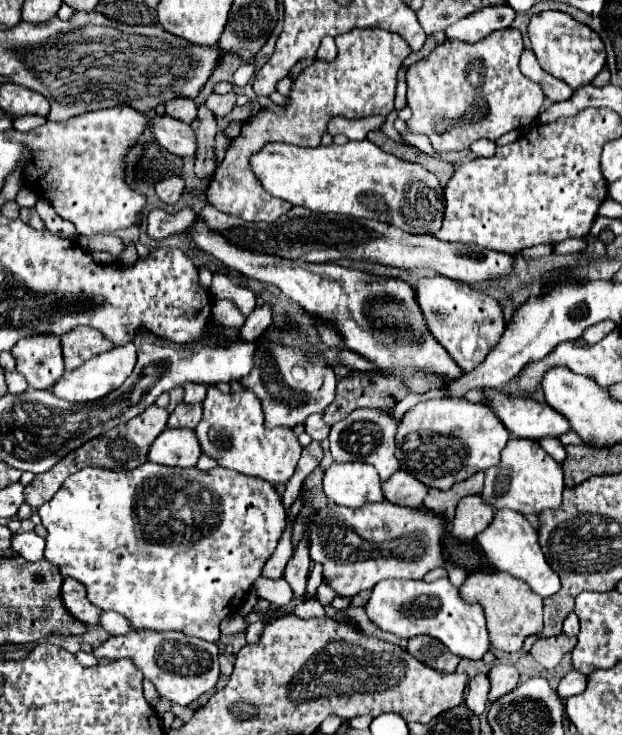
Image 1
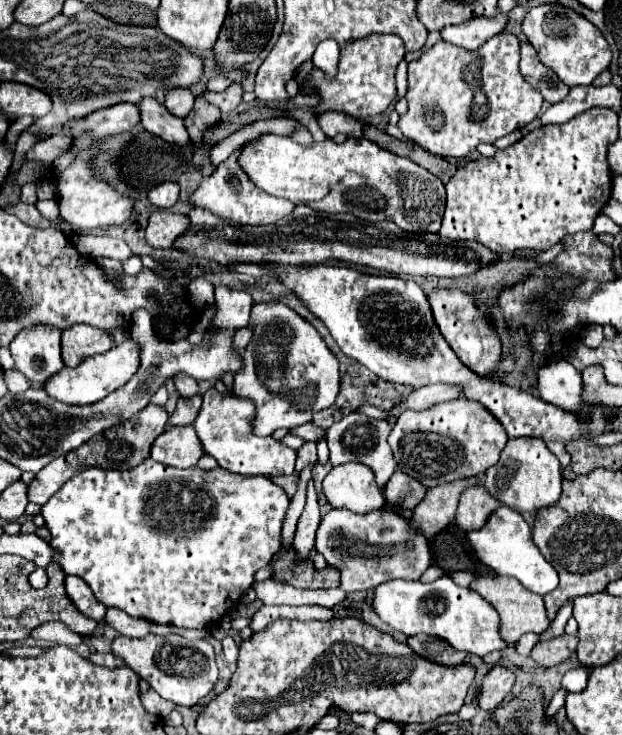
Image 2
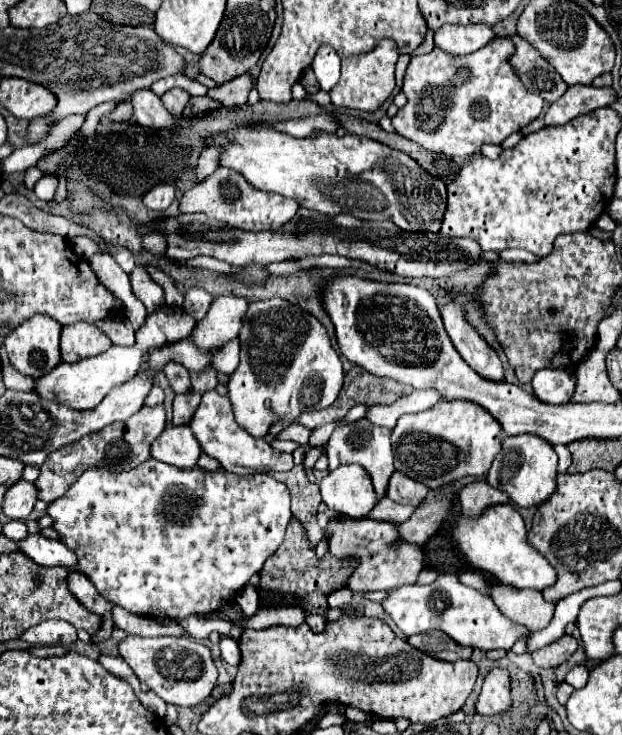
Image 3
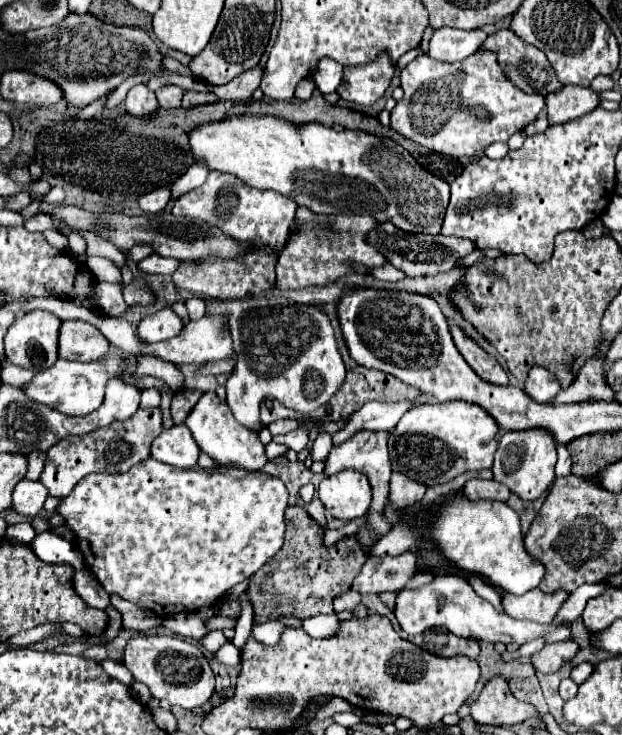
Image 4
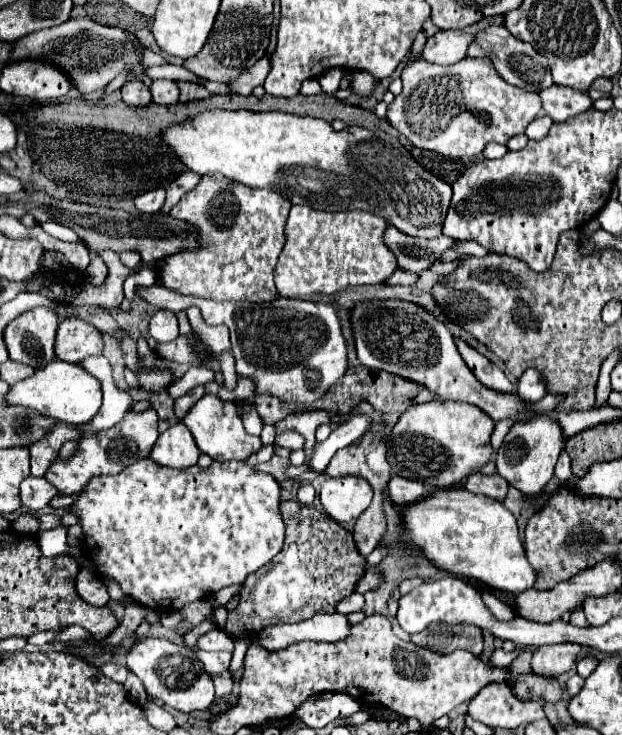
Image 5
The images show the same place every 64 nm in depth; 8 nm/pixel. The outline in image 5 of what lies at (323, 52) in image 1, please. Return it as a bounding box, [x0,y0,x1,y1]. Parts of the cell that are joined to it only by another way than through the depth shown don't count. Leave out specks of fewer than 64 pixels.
[318,68,342,94]

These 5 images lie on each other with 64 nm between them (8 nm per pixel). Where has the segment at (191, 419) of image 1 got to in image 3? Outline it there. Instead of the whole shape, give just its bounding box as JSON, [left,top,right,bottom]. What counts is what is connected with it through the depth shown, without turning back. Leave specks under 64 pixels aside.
[174,390,202,424]

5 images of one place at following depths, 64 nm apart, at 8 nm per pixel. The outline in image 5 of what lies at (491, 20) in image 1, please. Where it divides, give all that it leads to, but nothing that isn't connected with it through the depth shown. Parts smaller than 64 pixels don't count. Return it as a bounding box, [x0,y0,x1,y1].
[420,32,472,64]

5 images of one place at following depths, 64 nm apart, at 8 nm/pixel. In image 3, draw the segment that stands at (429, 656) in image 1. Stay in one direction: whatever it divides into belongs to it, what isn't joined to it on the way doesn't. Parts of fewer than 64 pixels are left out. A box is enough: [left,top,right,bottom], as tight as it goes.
[408,632,474,662]

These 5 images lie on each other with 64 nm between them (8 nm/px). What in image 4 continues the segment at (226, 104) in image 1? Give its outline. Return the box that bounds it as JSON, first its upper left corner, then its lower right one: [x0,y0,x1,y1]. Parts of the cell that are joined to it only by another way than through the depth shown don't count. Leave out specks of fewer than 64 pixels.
[212,66,264,100]

